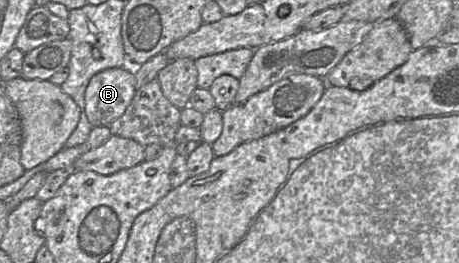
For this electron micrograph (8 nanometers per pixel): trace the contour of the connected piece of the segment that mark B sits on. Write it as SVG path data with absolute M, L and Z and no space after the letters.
M110 68L90 79L85 90L85 112L92 127L109 127L123 115L136 92L134 69Z

